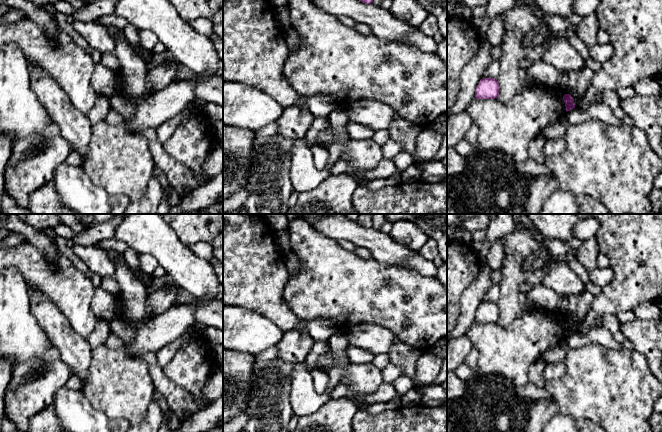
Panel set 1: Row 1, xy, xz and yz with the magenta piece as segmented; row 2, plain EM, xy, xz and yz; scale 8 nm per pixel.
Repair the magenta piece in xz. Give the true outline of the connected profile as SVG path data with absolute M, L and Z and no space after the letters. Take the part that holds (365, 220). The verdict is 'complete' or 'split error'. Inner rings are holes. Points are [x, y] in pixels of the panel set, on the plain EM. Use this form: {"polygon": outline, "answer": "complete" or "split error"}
{"polygon": "M359 214L356 221L359 225L365 228L371 228L373 226L371 214Z", "answer": "complete"}

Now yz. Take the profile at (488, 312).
{"polygon": "M482 302L475 313L476 323L495 323L499 319L499 307L495 302Z", "answer": "complete"}

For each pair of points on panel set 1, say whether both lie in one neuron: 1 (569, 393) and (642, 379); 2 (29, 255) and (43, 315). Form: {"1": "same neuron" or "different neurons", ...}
{"1": "same neuron", "2": "different neurons"}

